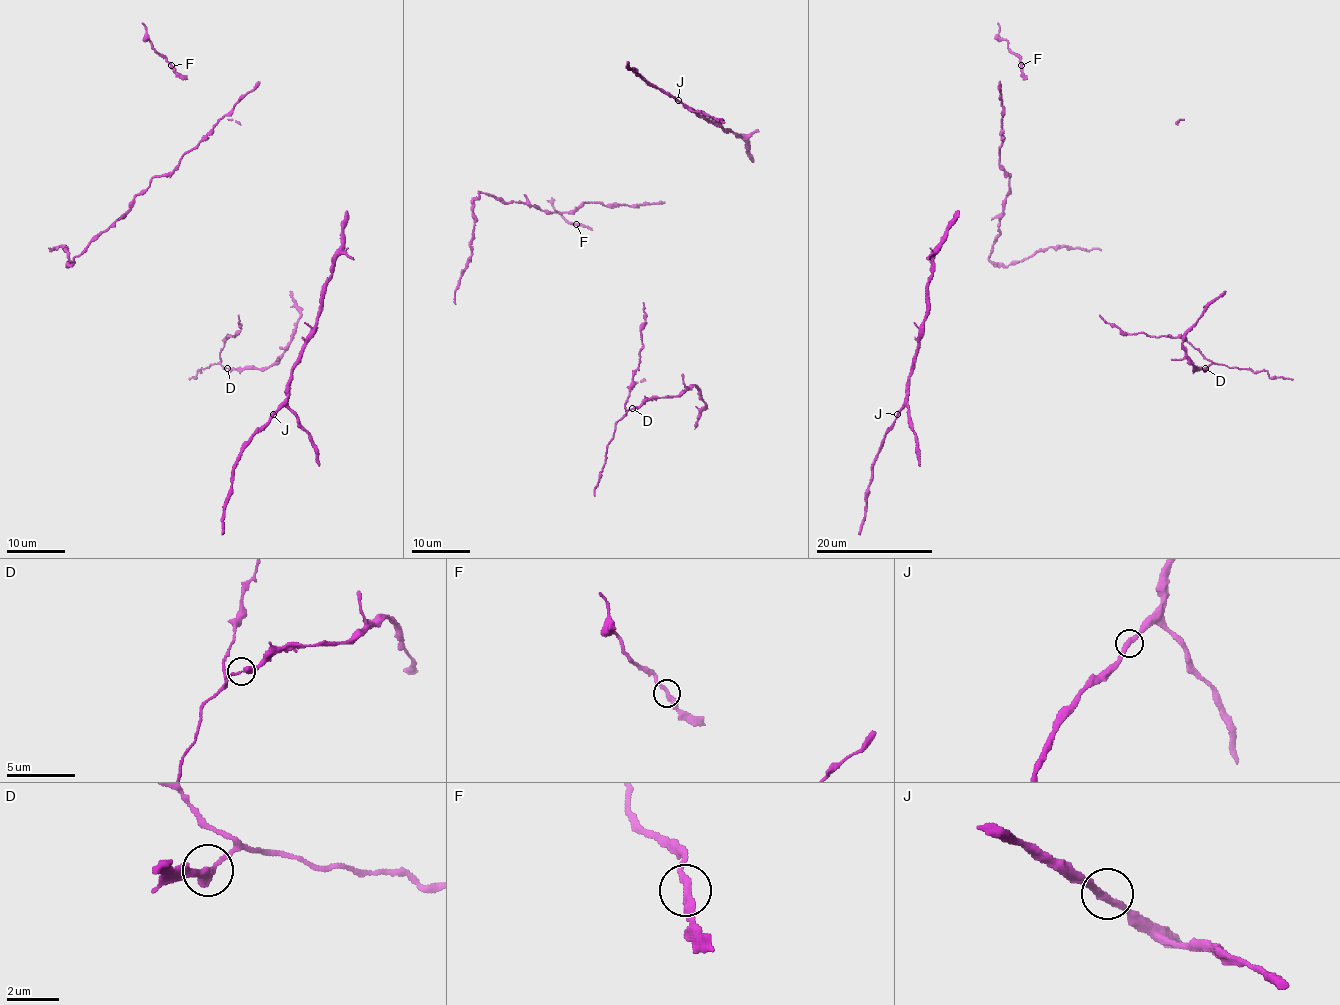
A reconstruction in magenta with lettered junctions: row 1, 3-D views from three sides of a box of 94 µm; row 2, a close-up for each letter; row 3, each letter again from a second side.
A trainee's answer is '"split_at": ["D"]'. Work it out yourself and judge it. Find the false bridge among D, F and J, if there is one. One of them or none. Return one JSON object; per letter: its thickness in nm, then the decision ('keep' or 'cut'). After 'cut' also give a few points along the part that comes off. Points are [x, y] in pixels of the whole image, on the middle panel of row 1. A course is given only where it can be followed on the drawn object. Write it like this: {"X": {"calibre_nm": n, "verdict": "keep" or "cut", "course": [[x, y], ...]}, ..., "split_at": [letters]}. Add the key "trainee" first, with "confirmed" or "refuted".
{"trainee": "confirmed", "D": {"calibre_nm": 320, "verdict": "cut", "course": [[633, 408], [625, 414], [625, 400], [643, 346], [643, 303]]}, "F": {"calibre_nm": 300, "verdict": "keep"}, "J": {"calibre_nm": 300, "verdict": "keep"}, "split_at": ["D"]}

